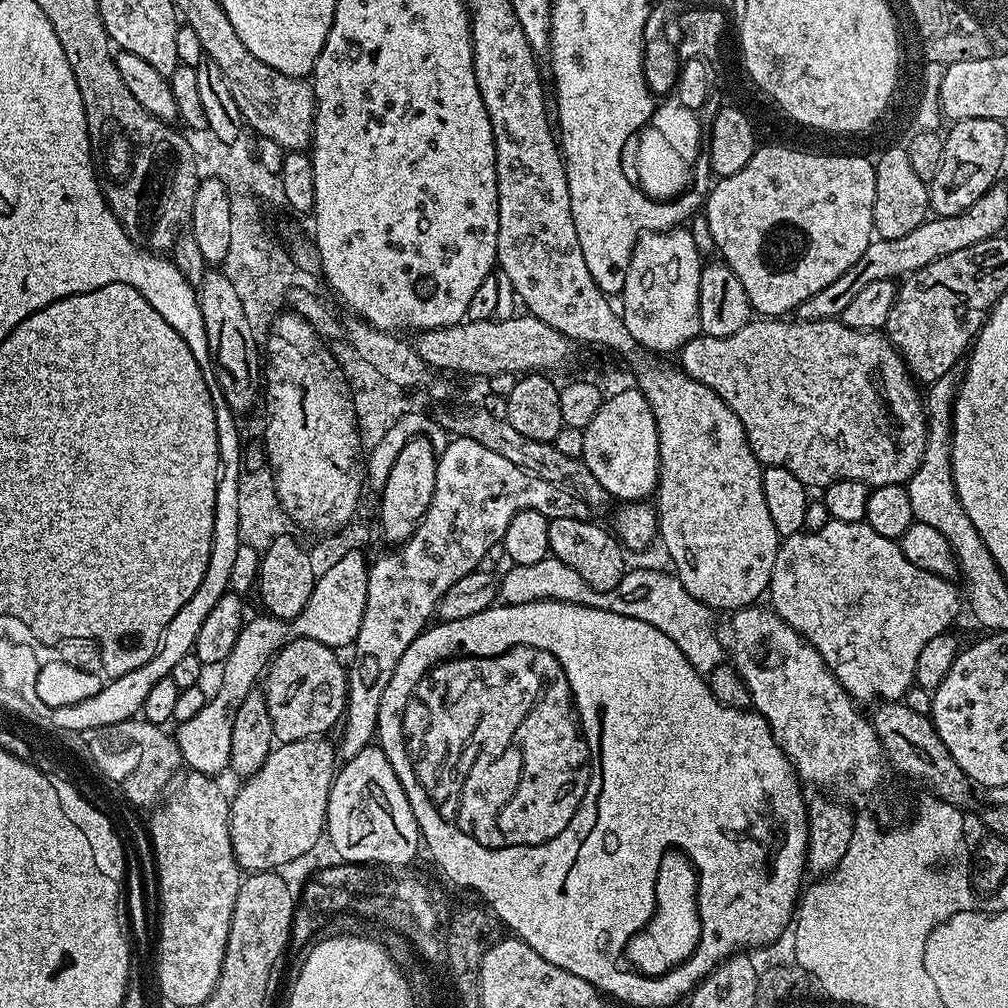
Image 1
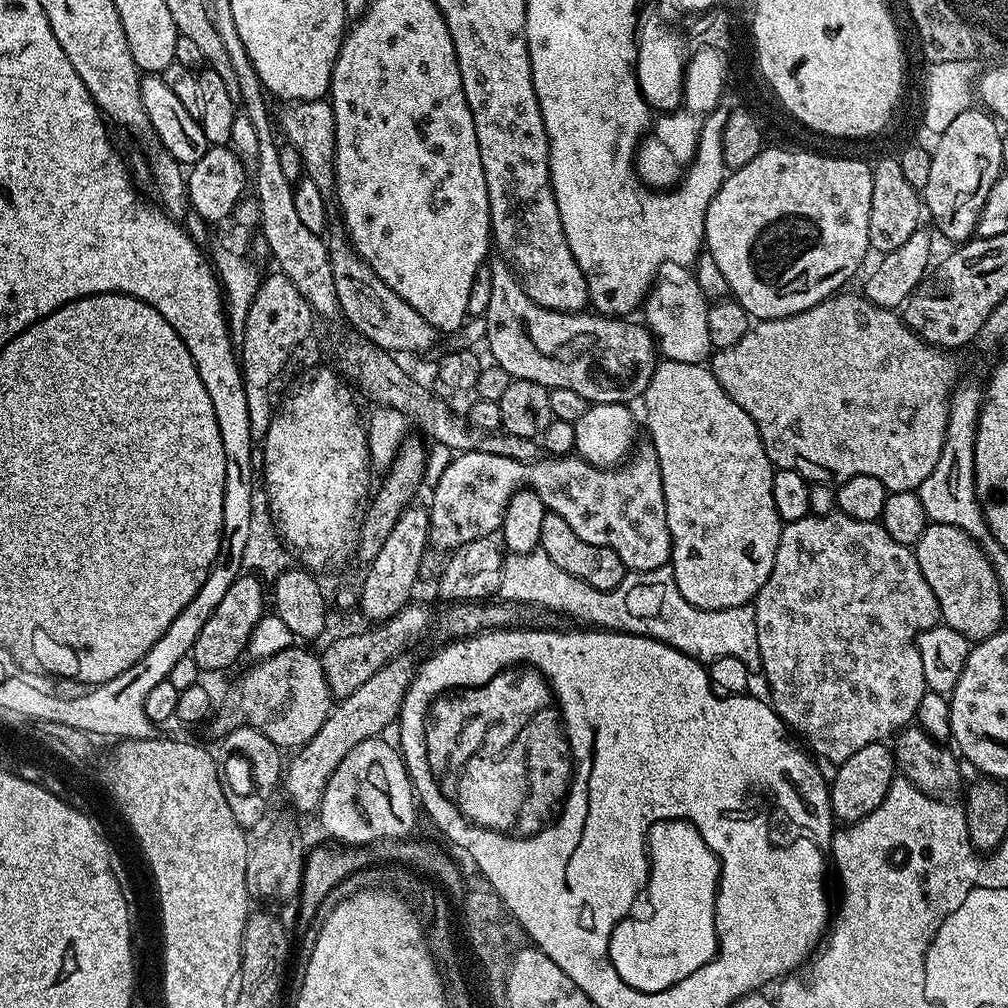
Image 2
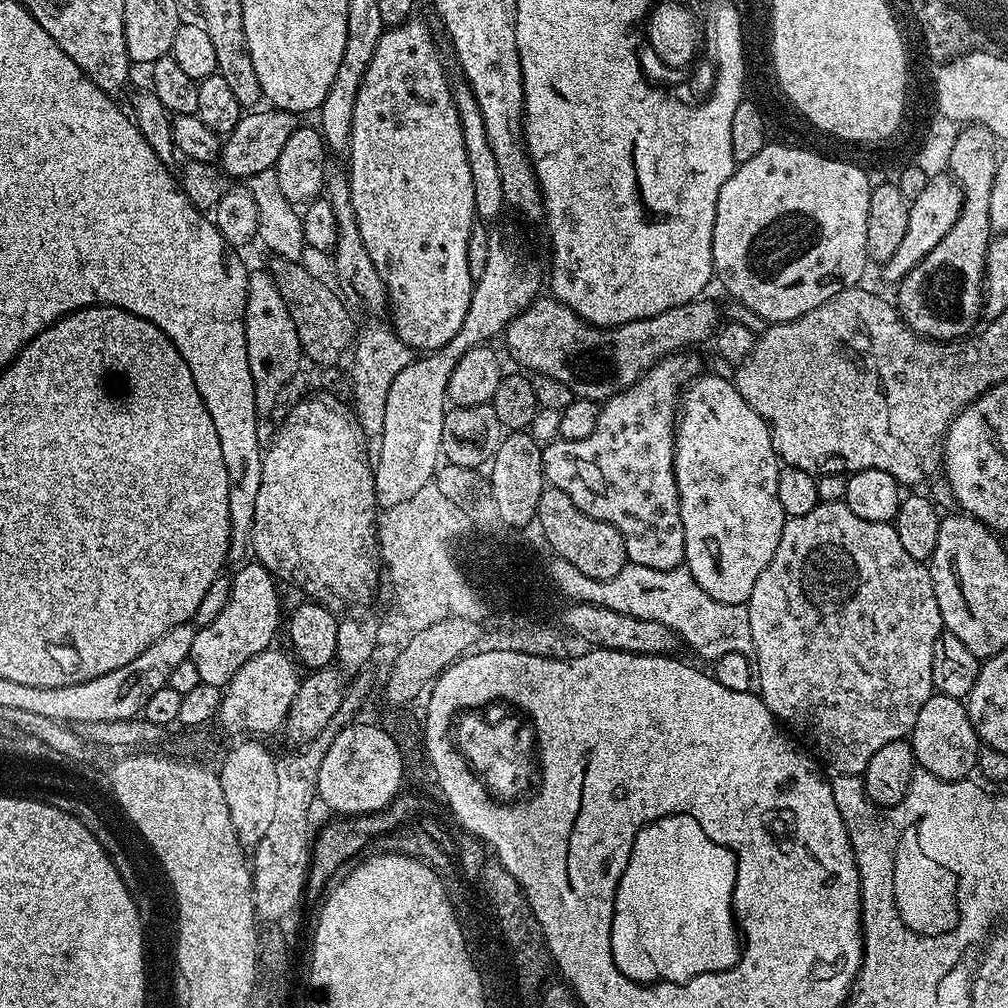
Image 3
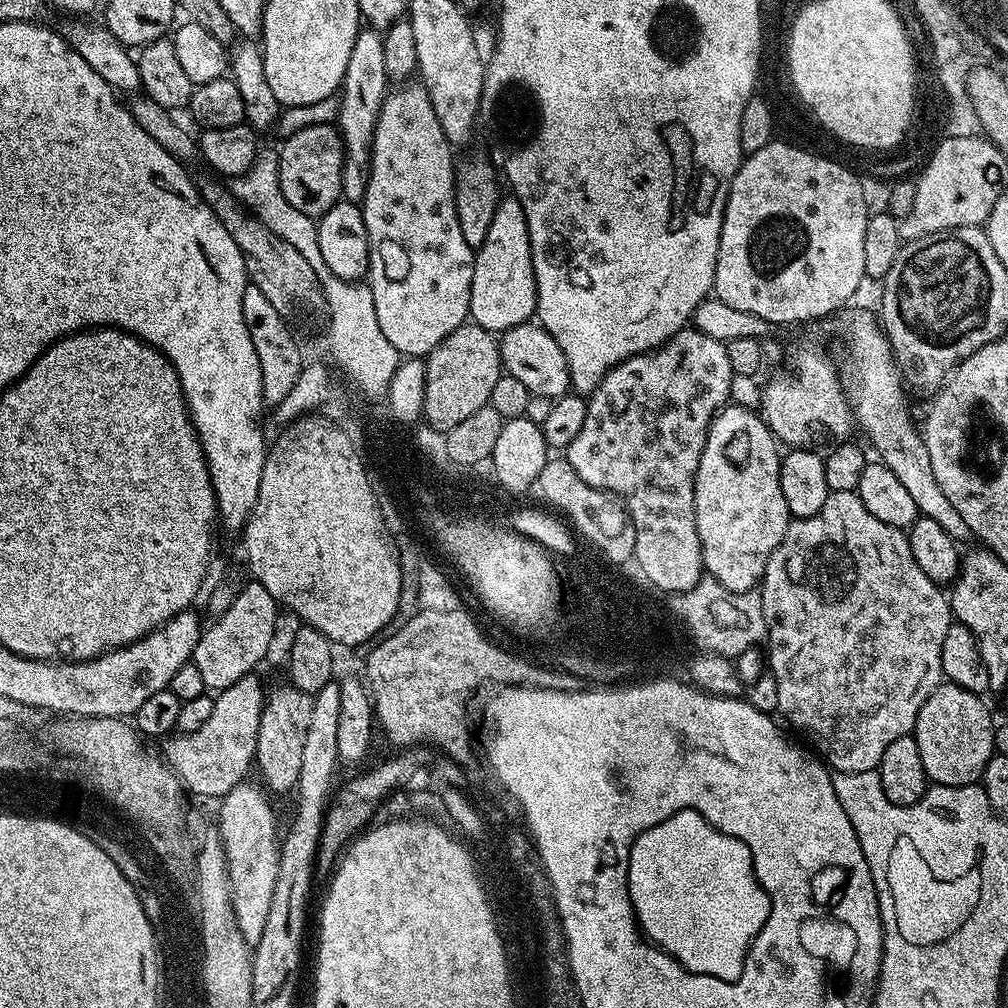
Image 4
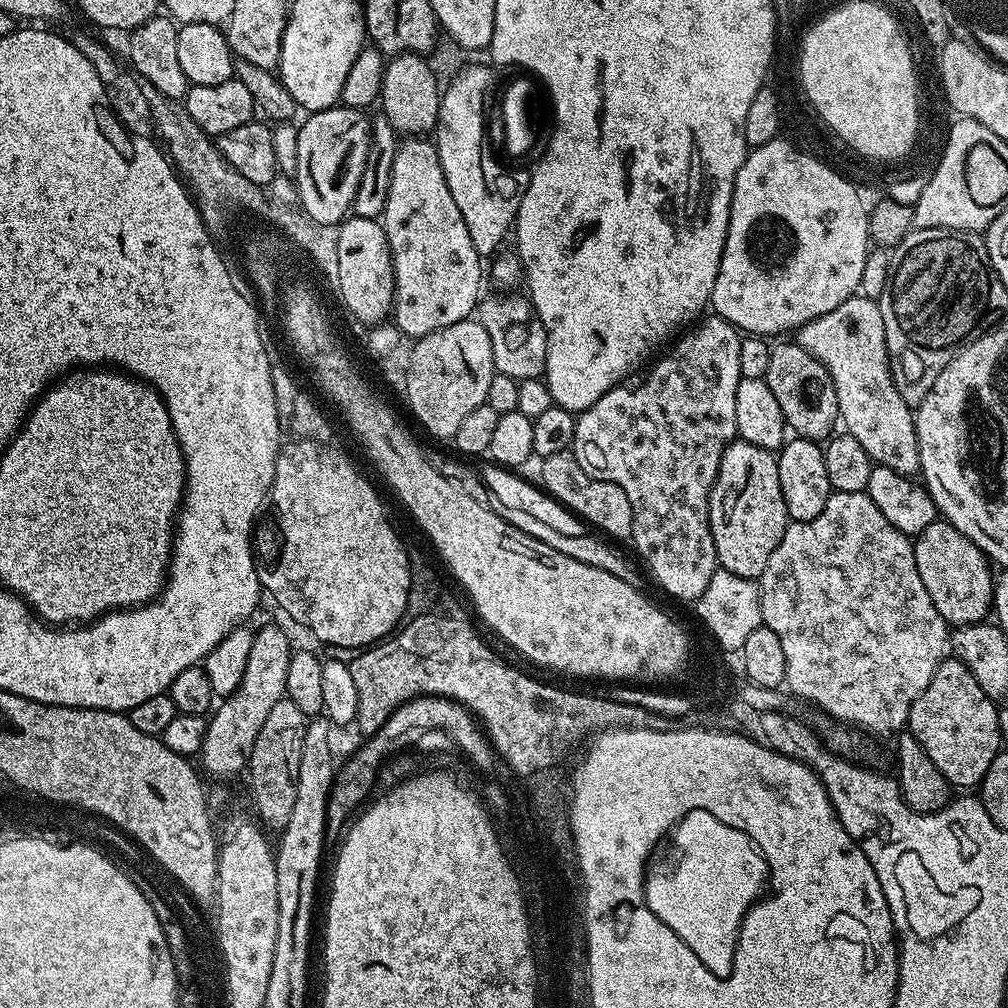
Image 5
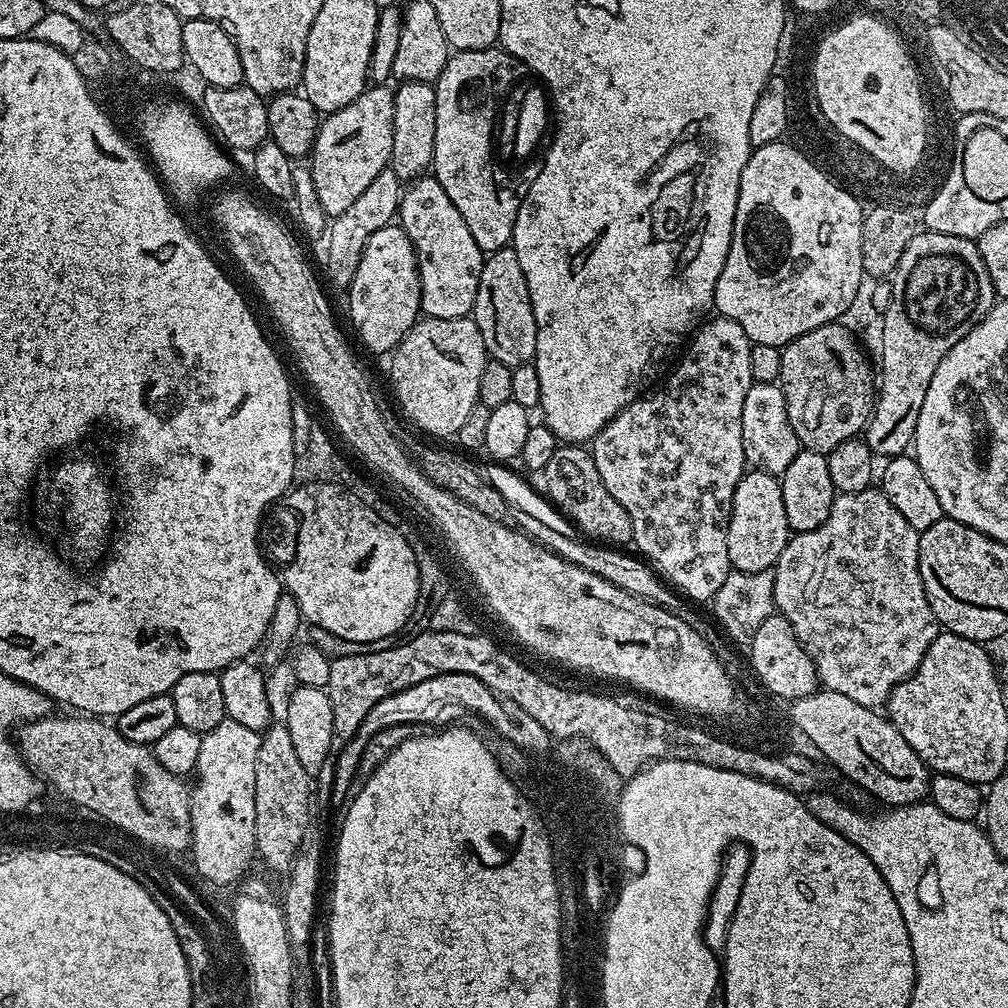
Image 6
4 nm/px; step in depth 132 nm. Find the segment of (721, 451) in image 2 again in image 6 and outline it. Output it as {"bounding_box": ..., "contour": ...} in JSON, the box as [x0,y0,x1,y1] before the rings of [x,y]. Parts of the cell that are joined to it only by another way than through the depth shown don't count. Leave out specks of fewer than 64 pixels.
{"bounding_box":[726,471,790,572],"contour":[[[745,471],[734,490],[732,509],[727,514],[726,550],[730,554],[732,568],[737,572],[769,571],[790,539],[786,502],[782,502],[779,479],[764,471]]]}

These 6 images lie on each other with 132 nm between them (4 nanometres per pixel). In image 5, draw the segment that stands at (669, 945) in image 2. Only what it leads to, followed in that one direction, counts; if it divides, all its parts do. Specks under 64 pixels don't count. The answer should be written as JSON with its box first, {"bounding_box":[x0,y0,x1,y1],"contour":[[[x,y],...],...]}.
{"bounding_box":[644,808,770,978],"contour":[[[701,808],[684,815],[669,835],[668,842],[667,855],[663,859],[655,857],[645,875],[644,900],[648,909],[690,946],[690,950],[698,955],[711,973],[722,978],[731,976],[741,922],[763,895],[763,888],[765,891],[767,887],[770,878],[768,863],[744,831],[727,826],[714,814]]]}

